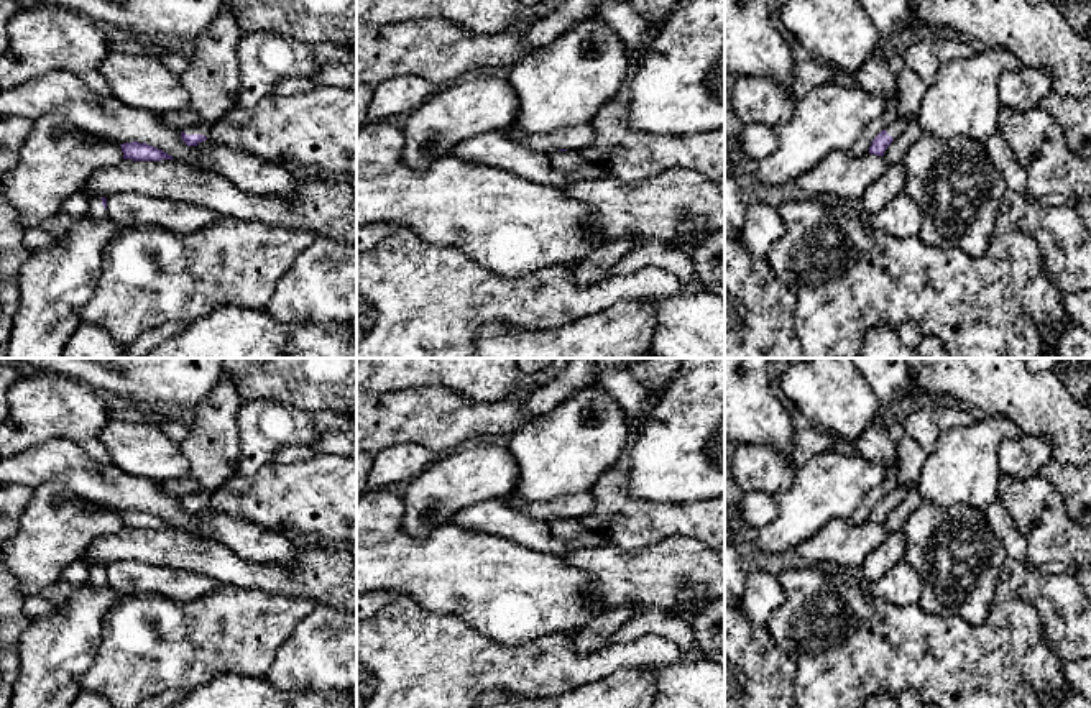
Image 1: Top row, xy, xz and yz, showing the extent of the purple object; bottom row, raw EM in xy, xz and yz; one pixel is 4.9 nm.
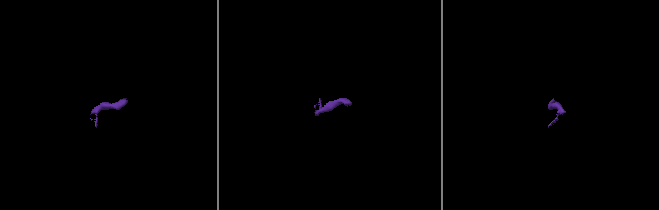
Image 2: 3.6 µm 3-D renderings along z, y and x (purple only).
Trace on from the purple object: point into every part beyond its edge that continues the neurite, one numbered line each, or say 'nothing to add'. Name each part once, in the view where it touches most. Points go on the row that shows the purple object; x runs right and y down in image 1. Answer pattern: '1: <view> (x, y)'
1: xy (204, 130)
2: xy (97, 212)

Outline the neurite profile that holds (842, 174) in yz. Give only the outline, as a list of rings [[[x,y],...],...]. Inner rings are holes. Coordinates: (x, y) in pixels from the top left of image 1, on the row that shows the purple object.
[[[833,151],[794,182],[807,197],[830,194],[841,204],[856,207],[869,186],[882,177],[887,164],[882,156],[869,151],[858,158],[846,151]]]

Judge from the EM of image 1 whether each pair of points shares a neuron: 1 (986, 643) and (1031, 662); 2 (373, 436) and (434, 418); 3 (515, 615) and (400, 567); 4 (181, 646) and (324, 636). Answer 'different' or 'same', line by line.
1: same
2: same
3: same
4: different

